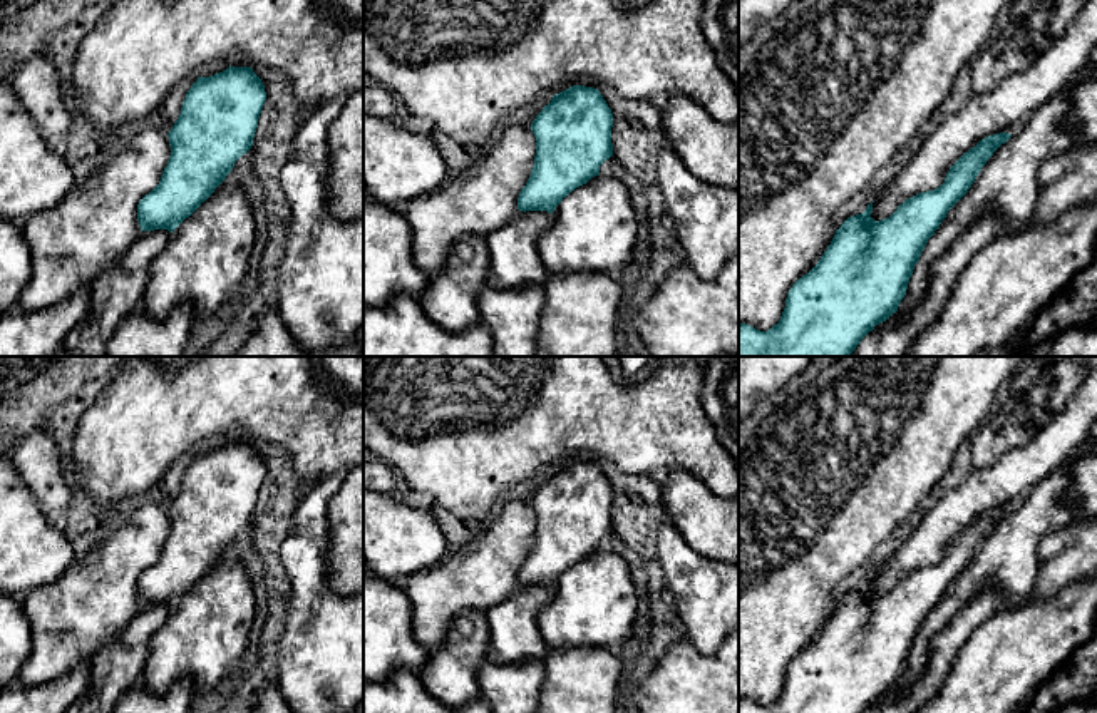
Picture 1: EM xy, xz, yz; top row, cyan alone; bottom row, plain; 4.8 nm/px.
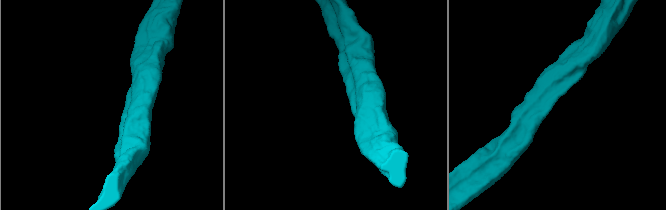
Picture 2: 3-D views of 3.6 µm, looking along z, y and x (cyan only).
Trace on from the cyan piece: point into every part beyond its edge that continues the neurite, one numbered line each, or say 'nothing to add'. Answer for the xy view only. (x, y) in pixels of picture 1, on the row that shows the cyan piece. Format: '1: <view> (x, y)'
nothing to add

